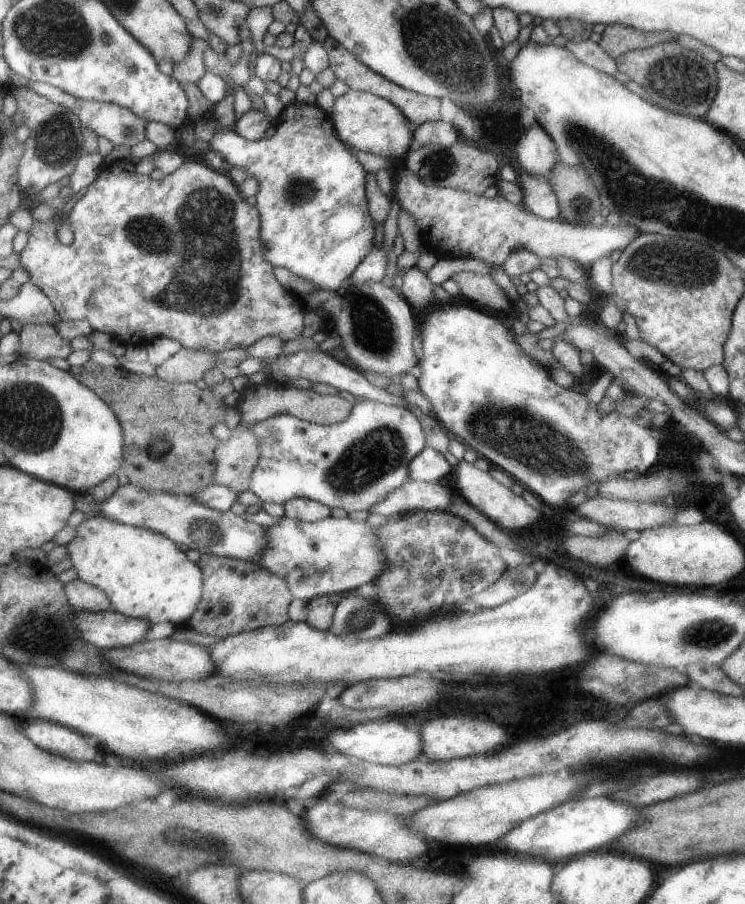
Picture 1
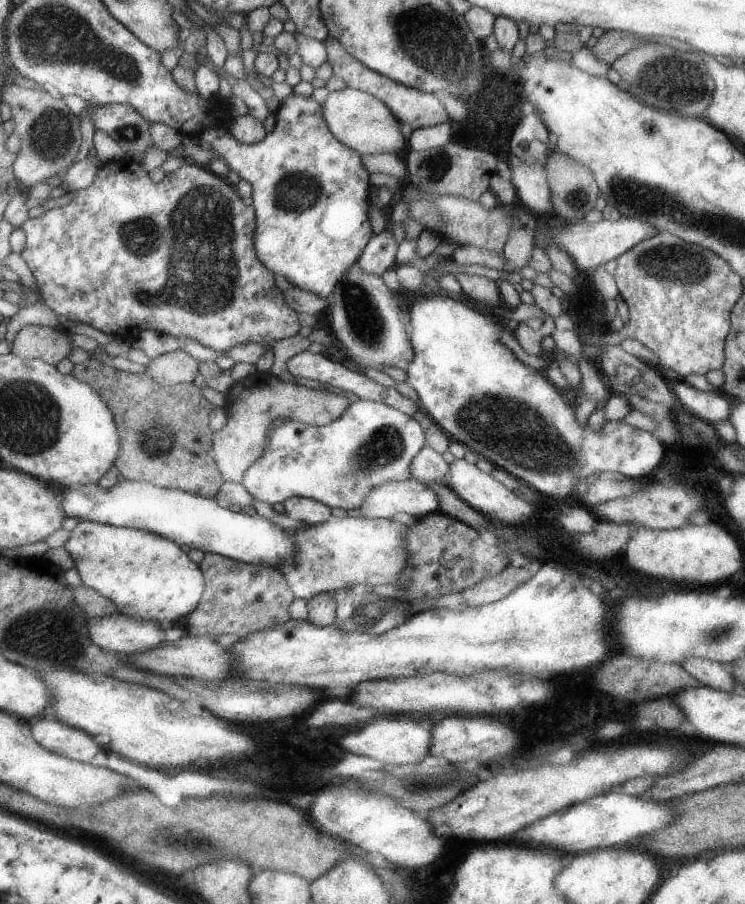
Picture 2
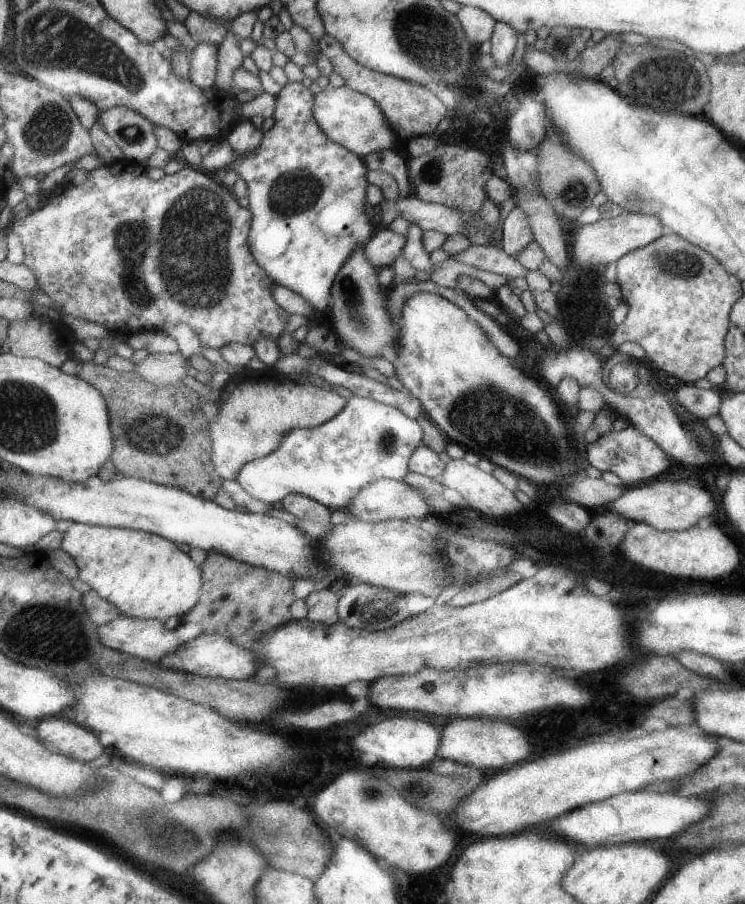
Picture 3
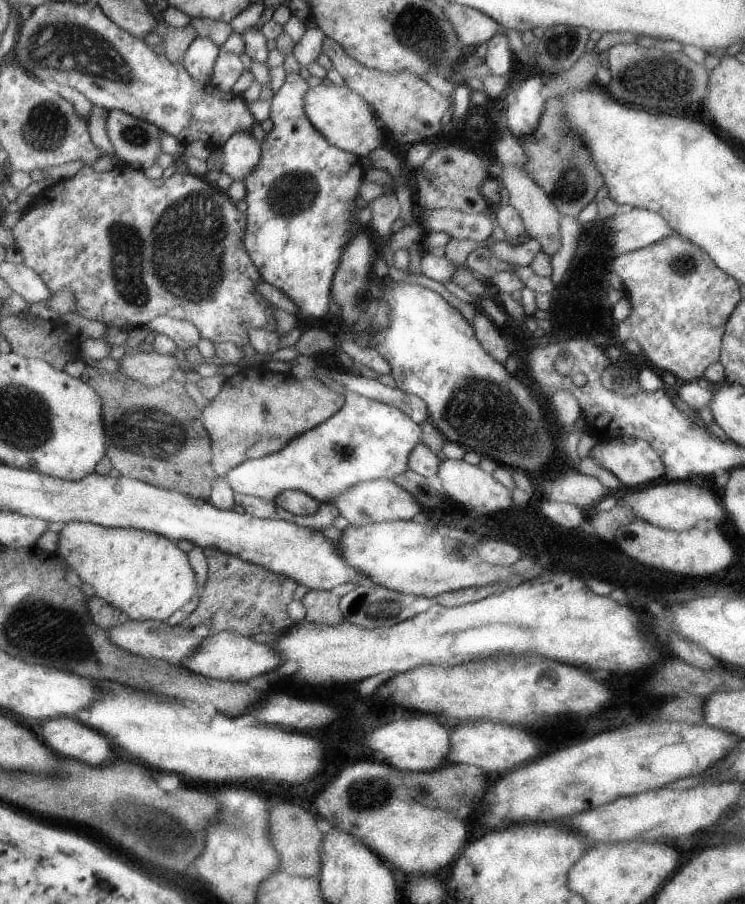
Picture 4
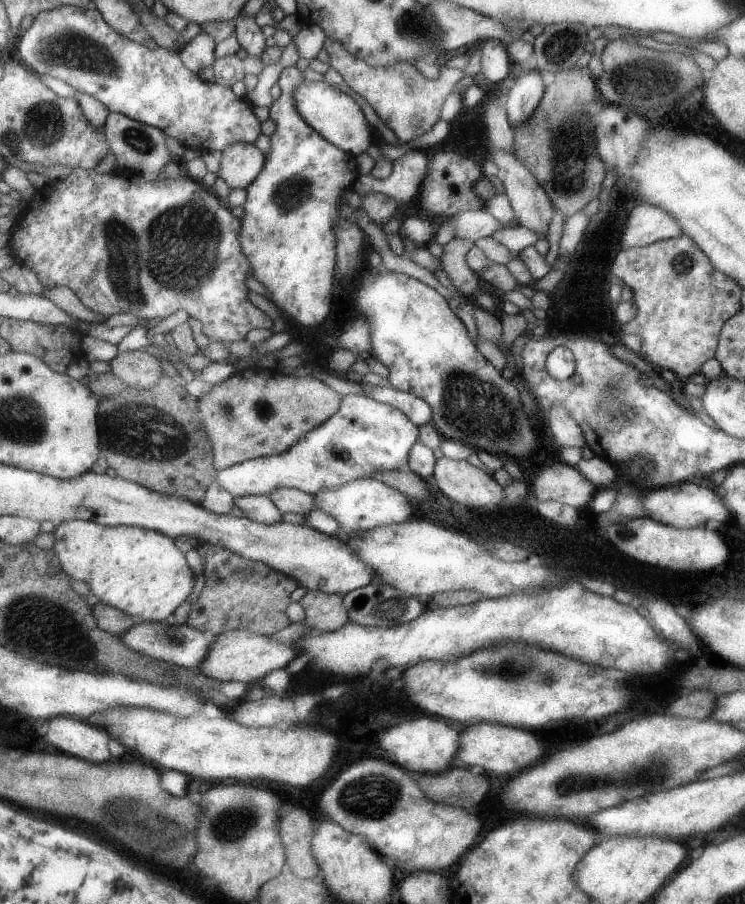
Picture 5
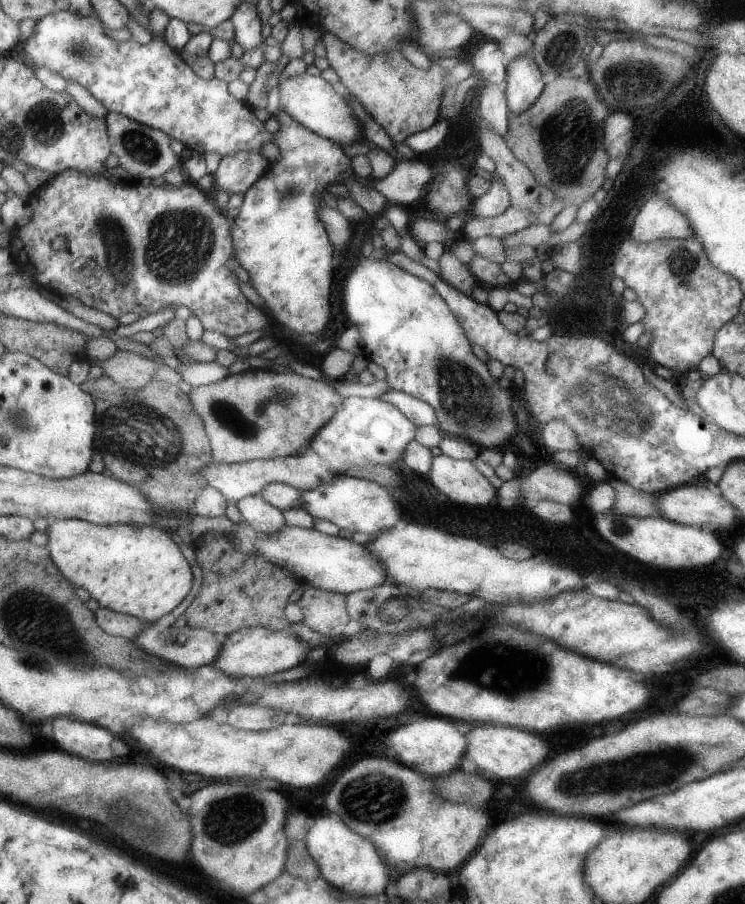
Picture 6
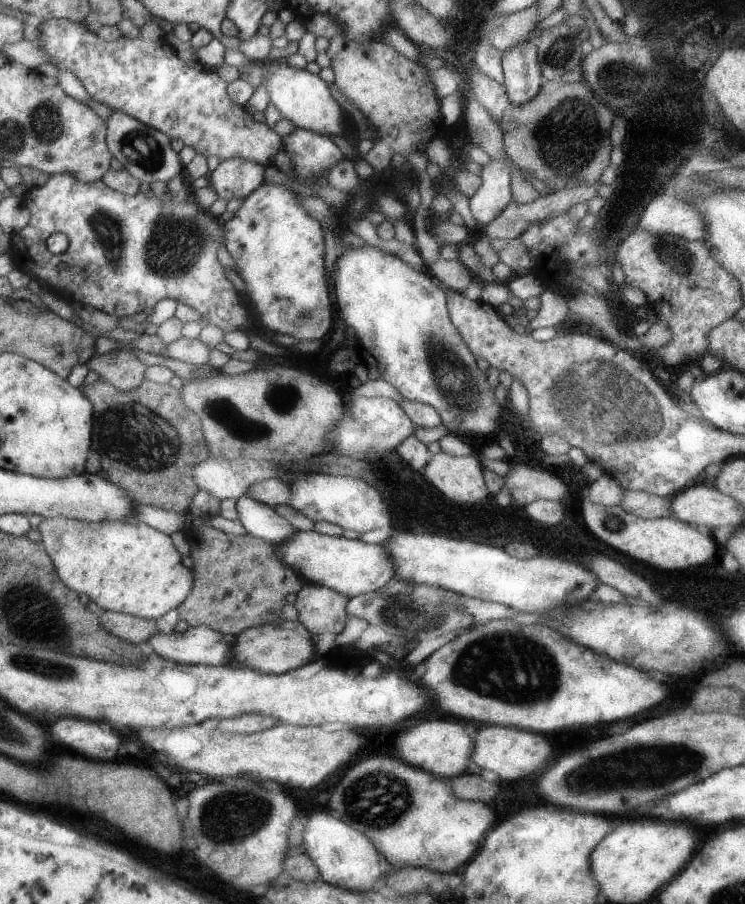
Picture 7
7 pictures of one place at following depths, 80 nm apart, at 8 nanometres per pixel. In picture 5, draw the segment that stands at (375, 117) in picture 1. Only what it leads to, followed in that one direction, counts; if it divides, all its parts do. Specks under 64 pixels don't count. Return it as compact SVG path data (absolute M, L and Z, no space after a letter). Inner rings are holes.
M304 80L294 90L294 108L301 115L301 118L315 131L318 132L327 142L339 148L343 152L348 152L354 157L366 152L366 148L371 145L371 128L365 121L365 116L361 108L347 94L332 88L329 83L323 81L308 82Z

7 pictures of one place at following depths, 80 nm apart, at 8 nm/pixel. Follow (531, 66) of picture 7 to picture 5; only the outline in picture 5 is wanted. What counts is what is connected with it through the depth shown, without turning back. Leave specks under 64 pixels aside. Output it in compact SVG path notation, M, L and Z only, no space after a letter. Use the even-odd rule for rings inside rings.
M529 69L515 80L515 84L503 97L504 109L511 125L522 125L537 108L544 91L541 76L536 69Z

